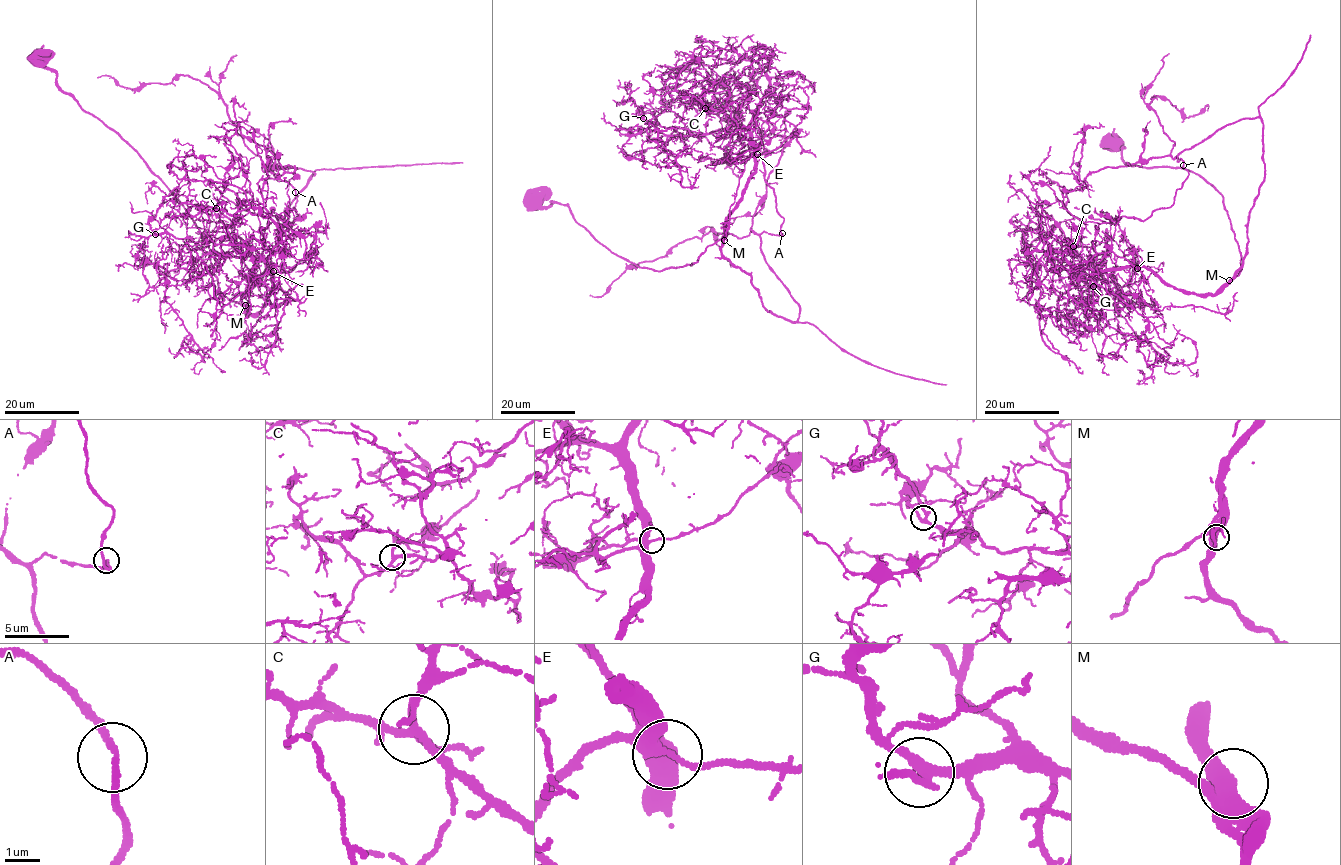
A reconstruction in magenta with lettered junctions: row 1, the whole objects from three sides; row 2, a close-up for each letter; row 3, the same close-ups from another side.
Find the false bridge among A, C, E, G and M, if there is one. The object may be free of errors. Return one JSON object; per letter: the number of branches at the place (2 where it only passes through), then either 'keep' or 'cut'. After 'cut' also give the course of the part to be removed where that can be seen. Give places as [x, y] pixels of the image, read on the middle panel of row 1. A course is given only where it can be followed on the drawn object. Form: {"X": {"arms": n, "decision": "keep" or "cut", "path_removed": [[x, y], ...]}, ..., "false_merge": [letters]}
{"A": {"arms": 2, "decision": "keep"}, "C": {"arms": 4, "decision": "keep"}, "E": {"arms": 3, "decision": "keep"}, "G": {"arms": 3, "decision": "keep"}, "M": {"arms": 3, "decision": "keep"}, "false_merge": []}

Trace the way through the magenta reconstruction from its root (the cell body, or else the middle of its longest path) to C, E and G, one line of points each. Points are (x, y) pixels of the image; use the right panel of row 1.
C: (1113, 144), (1126, 163), (1183, 167), (1220, 192), (1241, 271), (1182, 292), (1143, 267), (1089, 275), (1073, 246)
E: (1113, 144), (1126, 163), (1183, 167), (1211, 184), (1241, 256), (1239, 274), (1213, 294), (1182, 292), (1137, 268)
G: (1113, 144), (1126, 163), (1183, 167), (1220, 192), (1241, 271), (1213, 294), (1143, 267), (1093, 286)

